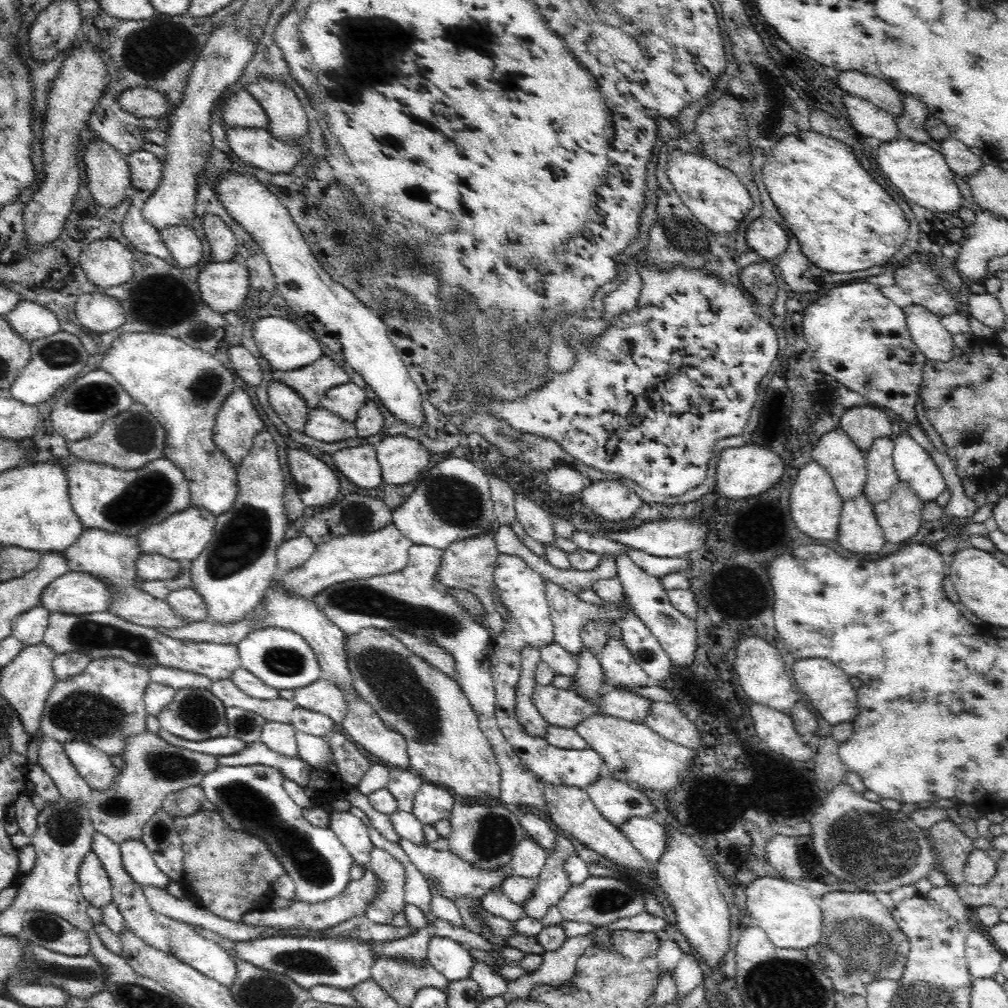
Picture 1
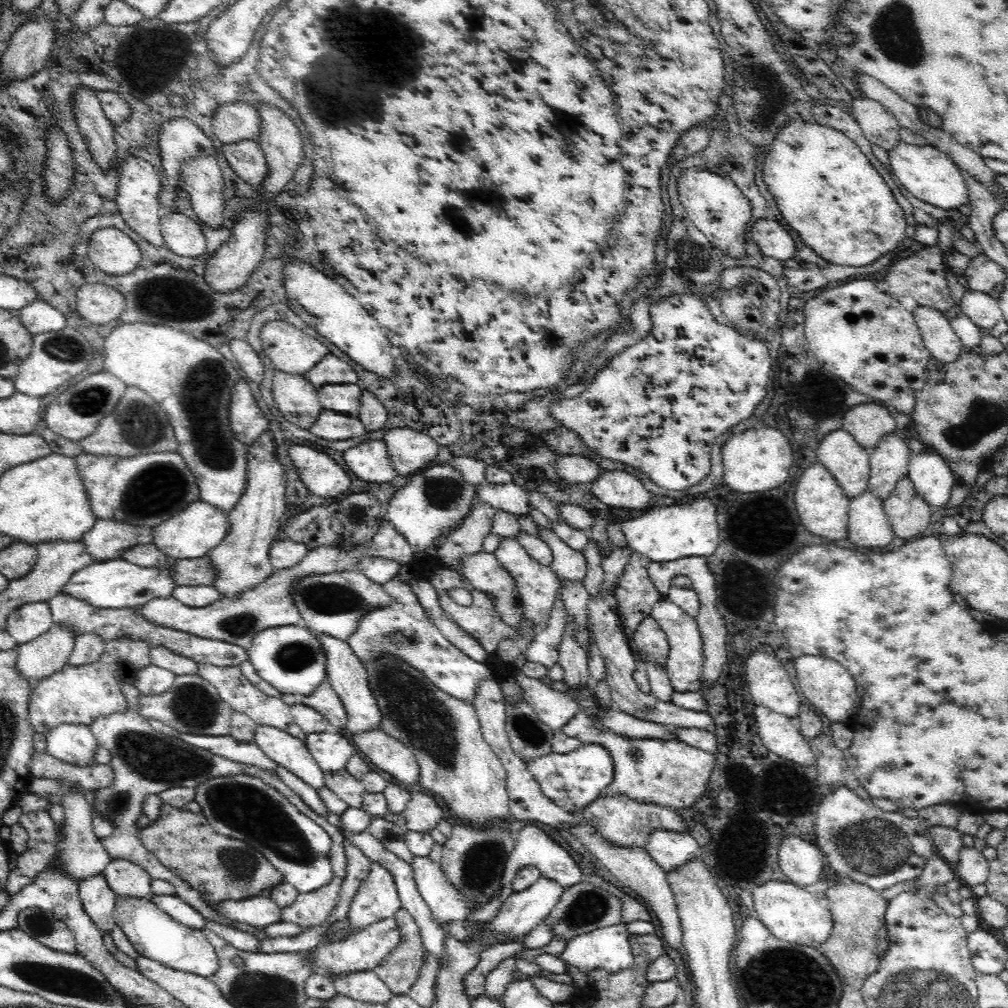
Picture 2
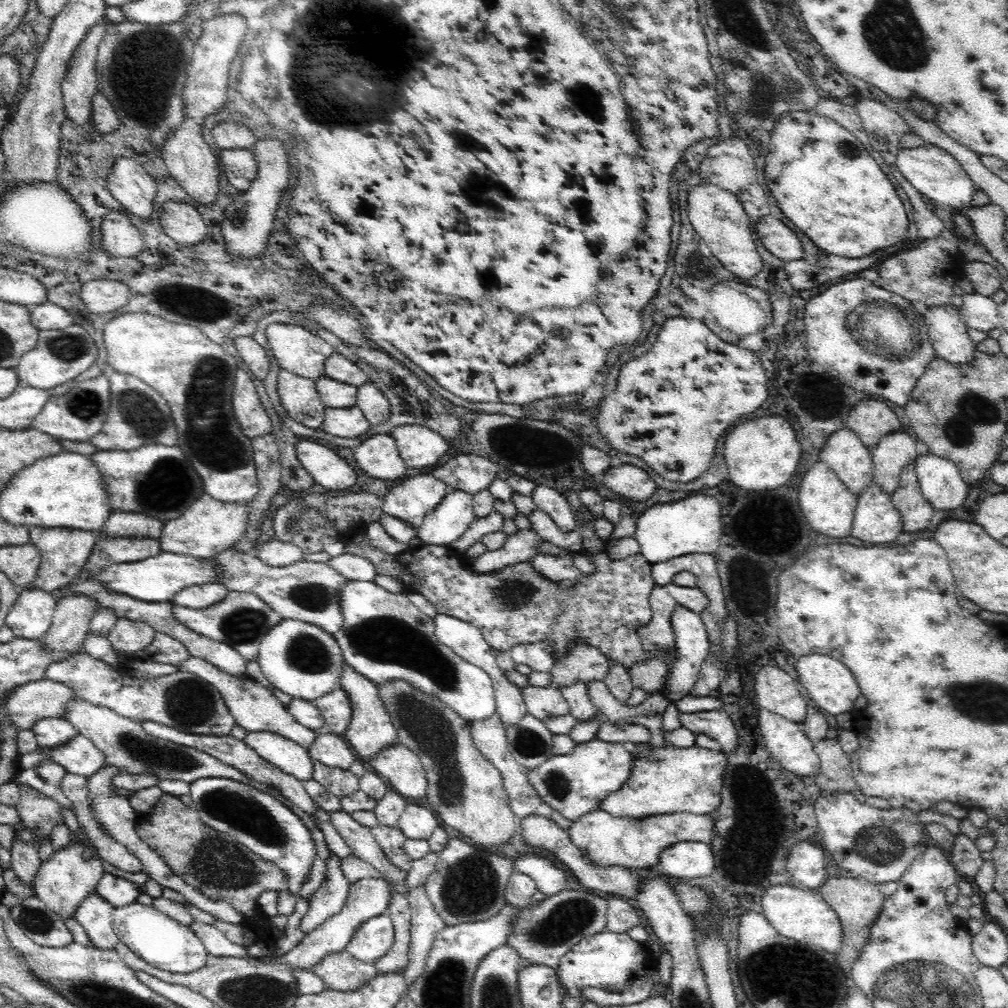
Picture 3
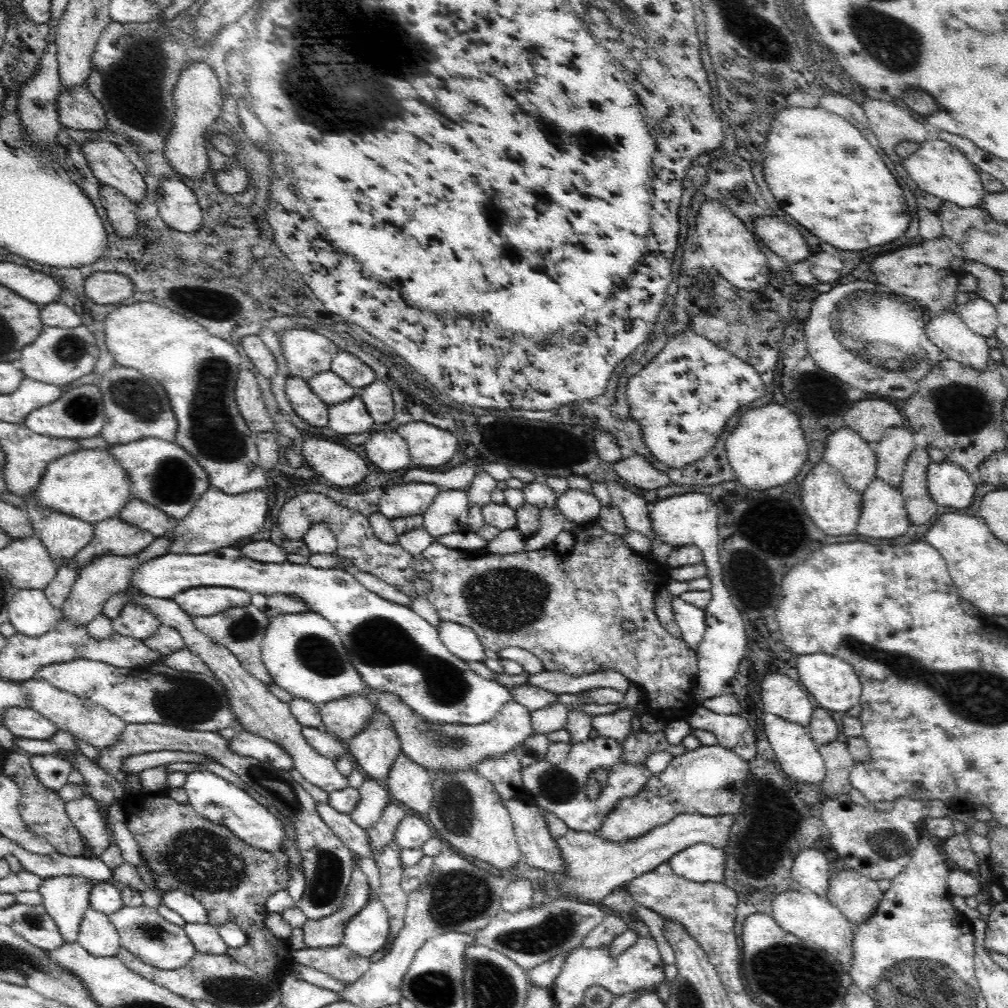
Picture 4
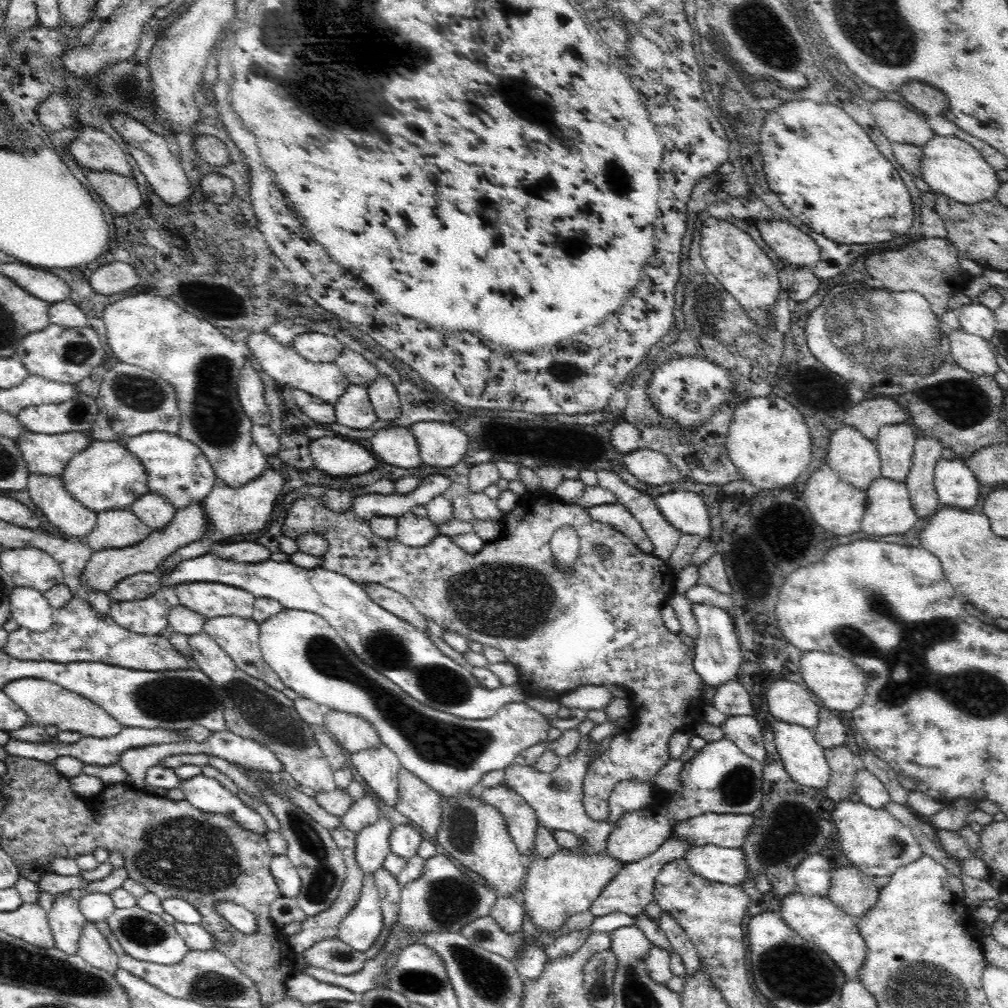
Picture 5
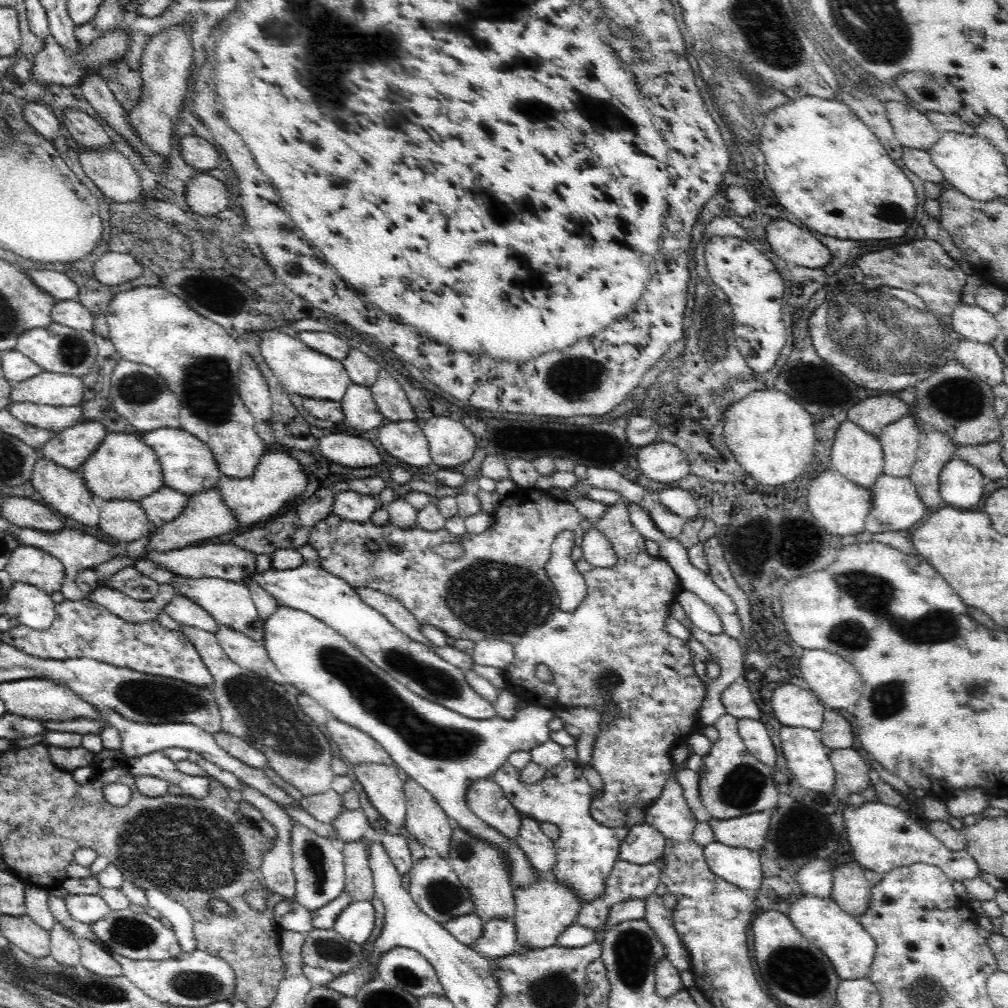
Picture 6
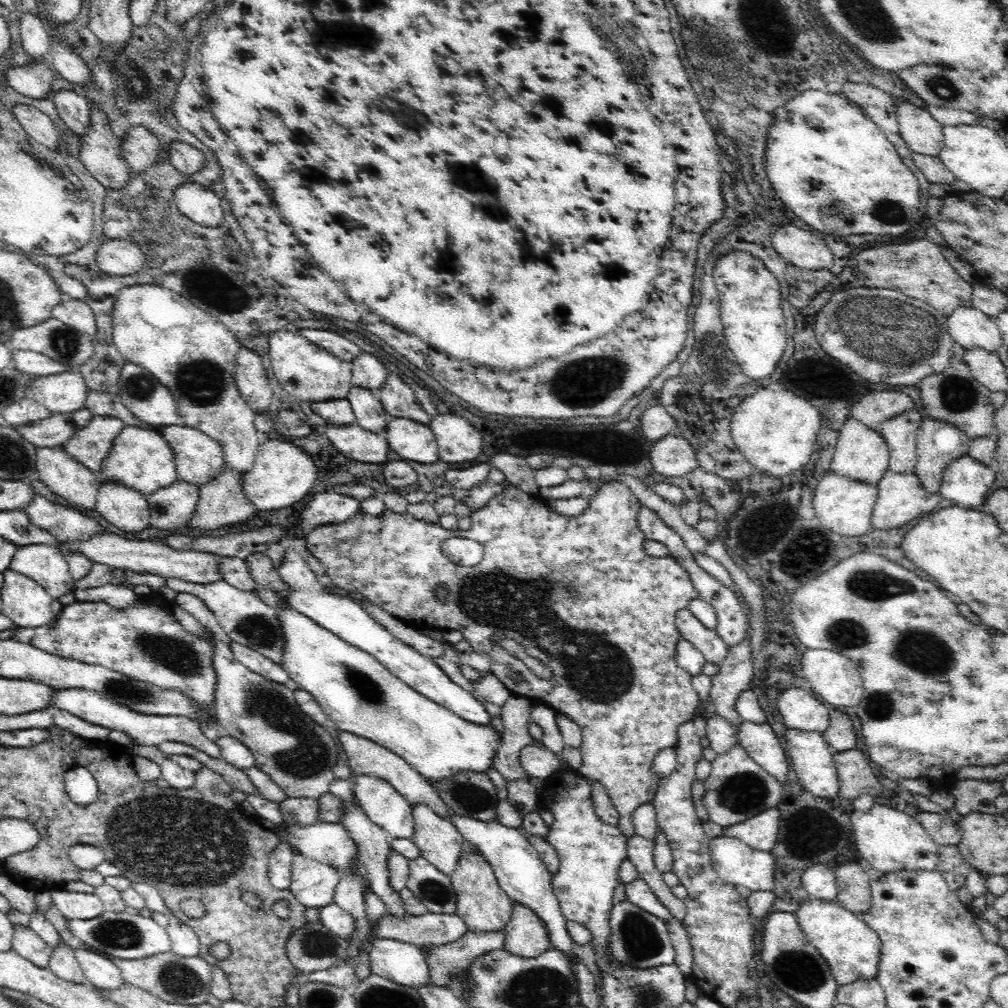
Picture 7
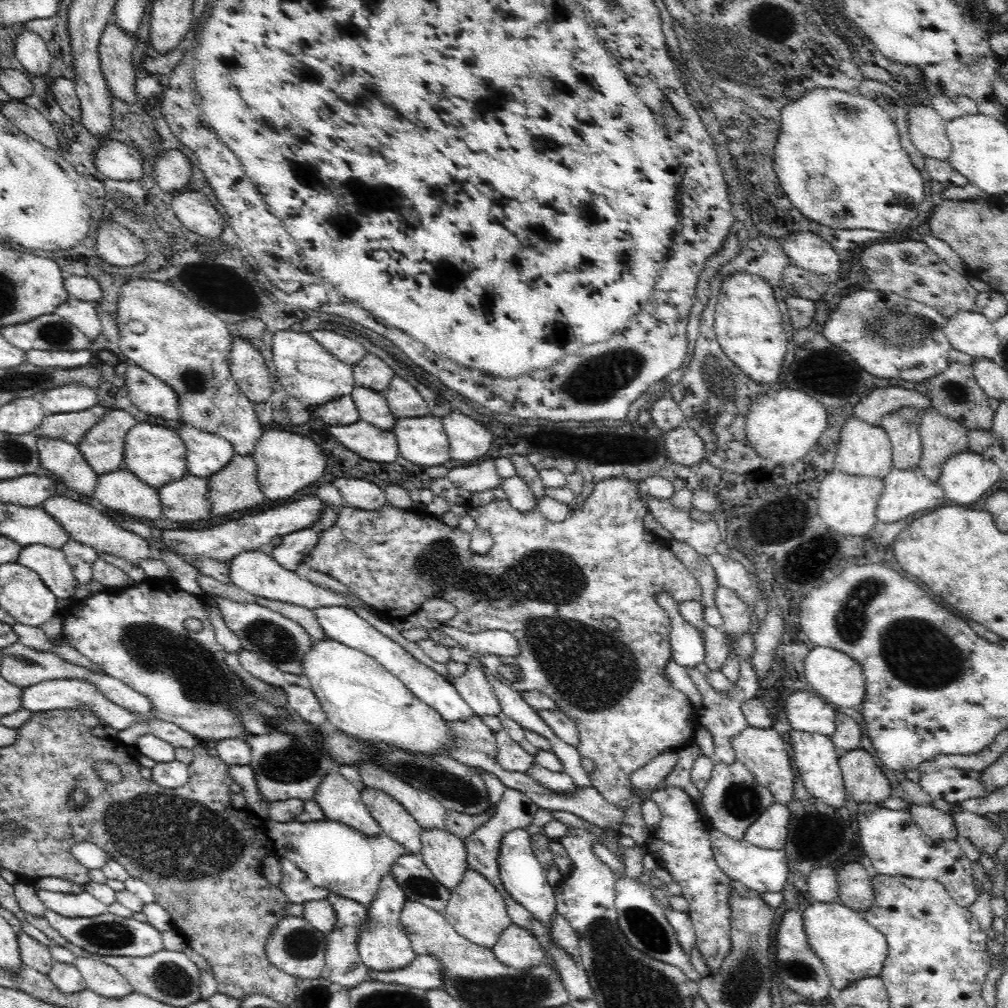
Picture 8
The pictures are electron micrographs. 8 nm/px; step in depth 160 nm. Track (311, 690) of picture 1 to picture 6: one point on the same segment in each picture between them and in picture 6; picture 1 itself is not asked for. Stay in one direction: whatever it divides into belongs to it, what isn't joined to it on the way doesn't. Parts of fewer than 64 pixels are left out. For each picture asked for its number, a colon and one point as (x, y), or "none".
2: (324, 700)
3: (335, 707)
4: (345, 718)
5: (352, 733)
6: (359, 748)

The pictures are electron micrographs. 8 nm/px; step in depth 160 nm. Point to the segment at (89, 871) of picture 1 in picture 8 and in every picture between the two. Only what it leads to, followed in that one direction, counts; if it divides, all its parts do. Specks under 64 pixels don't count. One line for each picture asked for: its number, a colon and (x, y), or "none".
2: (98, 900)
3: (95, 915)
4: (97, 936)
5: (93, 949)
6: (96, 959)
7: (99, 971)
8: (102, 979)

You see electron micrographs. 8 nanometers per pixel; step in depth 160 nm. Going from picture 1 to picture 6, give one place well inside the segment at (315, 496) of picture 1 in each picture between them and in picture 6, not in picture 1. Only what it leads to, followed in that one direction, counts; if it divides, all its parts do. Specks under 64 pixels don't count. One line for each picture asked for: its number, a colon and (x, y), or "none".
2: (324, 477)
3: (328, 469)
4: (339, 466)
5: (338, 457)
6: (353, 451)

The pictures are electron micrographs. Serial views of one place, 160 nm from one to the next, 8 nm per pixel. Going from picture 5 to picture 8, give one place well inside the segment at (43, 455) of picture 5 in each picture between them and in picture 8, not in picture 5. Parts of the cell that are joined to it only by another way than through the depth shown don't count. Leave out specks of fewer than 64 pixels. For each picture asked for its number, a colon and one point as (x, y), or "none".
6: (70, 448)
7: (90, 446)
8: (103, 447)

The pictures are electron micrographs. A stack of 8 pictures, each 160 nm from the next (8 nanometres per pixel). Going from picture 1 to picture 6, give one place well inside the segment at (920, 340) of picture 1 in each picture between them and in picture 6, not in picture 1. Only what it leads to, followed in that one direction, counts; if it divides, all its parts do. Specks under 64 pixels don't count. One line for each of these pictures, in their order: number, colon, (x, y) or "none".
2: (939, 337)
3: (948, 333)
4: (954, 339)
5: (973, 353)
6: (982, 360)

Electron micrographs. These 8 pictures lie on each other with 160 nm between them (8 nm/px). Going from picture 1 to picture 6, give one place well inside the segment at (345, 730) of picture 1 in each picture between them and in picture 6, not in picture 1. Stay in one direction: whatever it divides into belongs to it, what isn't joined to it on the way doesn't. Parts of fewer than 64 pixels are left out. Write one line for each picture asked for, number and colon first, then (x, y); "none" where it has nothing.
2: (391, 756)
3: (398, 764)
4: (411, 784)
5: (417, 801)
6: (425, 820)

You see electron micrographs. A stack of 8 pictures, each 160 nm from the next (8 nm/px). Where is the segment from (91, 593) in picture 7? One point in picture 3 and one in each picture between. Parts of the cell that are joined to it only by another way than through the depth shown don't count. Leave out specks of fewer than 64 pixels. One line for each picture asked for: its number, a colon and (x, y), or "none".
3: (126, 636)
4: (135, 621)
5: (148, 616)
6: (131, 610)

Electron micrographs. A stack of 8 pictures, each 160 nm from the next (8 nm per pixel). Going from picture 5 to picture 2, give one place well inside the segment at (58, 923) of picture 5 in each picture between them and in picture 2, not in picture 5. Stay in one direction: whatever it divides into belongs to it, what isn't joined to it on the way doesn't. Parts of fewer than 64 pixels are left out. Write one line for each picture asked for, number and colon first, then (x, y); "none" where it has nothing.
2: (79, 854)
3: (68, 877)
4: (66, 898)

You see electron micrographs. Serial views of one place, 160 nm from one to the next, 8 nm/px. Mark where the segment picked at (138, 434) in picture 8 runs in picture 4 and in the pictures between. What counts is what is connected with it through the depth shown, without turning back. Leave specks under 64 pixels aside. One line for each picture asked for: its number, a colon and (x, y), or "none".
4: (91, 485)
5: (106, 475)
6: (124, 467)
7: (142, 460)

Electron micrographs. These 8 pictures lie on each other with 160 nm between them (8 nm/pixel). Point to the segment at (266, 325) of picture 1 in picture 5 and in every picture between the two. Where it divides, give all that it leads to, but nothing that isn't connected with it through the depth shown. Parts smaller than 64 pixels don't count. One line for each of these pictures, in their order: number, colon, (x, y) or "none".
2: (292, 351)
3: (300, 351)
4: (307, 353)
5: (317, 347)

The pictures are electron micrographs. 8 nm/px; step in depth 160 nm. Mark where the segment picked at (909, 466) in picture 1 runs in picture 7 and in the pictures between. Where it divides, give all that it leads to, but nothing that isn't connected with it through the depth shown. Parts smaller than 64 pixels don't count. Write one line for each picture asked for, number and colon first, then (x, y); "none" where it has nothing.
2: (933, 480)
3: (940, 481)
4: (950, 486)
5: (956, 485)
6: (960, 484)
7: (966, 480)

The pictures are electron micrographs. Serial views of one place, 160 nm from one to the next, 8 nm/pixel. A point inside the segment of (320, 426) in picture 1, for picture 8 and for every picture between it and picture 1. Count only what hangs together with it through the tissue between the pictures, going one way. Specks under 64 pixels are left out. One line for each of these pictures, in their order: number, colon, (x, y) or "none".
2: (330, 425)
3: (350, 422)
4: (351, 416)
5: (354, 409)
6: (358, 404)
7: (369, 413)
8: (372, 406)

